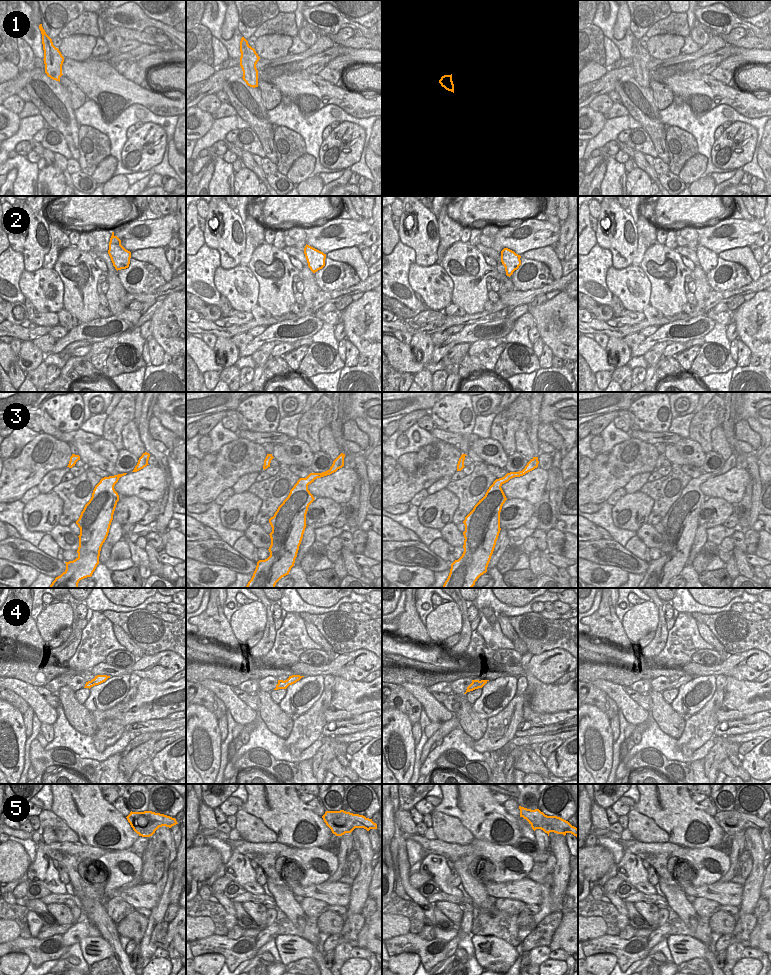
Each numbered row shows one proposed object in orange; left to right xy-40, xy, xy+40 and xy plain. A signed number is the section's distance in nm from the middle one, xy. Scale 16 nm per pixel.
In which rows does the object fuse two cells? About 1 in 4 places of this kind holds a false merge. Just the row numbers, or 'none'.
5

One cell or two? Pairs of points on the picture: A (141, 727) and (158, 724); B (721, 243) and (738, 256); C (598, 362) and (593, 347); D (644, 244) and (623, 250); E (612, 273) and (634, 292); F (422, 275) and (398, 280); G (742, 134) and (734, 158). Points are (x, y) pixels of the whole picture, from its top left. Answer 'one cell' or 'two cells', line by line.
A: one cell
B: two cells
C: one cell
D: two cells
E: one cell
F: two cells
G: one cell

